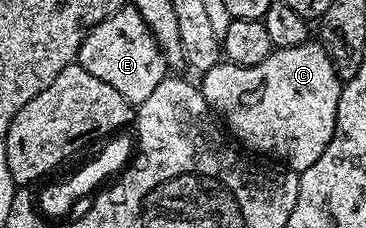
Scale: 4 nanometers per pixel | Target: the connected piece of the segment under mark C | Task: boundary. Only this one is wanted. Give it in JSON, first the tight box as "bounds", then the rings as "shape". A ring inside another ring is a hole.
{"bounds":[199,39,343,175],"shape":[[[310,39],[303,45],[274,49],[271,55],[267,55],[267,59],[263,59],[263,63],[255,63],[255,67],[228,63],[211,67],[211,71],[200,74],[199,88],[210,110],[220,118],[230,134],[233,132],[242,141],[240,144],[246,150],[266,153],[277,160],[274,162],[299,175],[304,169],[311,167],[311,163],[315,163],[319,155],[323,155],[327,143],[331,143],[335,135],[335,119],[339,111],[343,82],[338,77],[325,46]]]}

